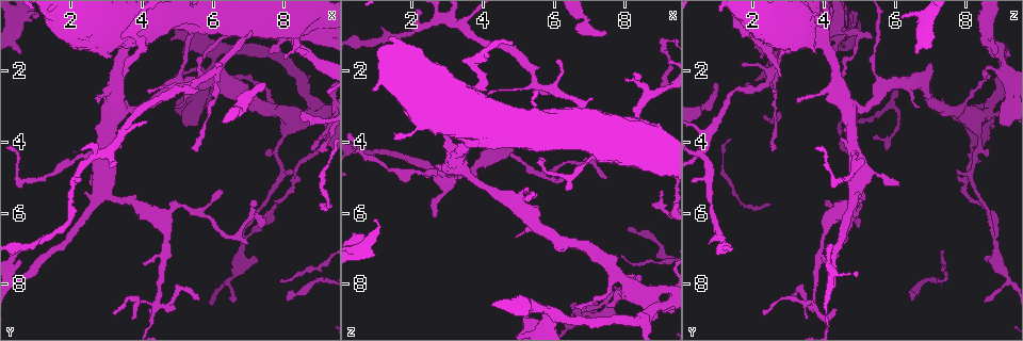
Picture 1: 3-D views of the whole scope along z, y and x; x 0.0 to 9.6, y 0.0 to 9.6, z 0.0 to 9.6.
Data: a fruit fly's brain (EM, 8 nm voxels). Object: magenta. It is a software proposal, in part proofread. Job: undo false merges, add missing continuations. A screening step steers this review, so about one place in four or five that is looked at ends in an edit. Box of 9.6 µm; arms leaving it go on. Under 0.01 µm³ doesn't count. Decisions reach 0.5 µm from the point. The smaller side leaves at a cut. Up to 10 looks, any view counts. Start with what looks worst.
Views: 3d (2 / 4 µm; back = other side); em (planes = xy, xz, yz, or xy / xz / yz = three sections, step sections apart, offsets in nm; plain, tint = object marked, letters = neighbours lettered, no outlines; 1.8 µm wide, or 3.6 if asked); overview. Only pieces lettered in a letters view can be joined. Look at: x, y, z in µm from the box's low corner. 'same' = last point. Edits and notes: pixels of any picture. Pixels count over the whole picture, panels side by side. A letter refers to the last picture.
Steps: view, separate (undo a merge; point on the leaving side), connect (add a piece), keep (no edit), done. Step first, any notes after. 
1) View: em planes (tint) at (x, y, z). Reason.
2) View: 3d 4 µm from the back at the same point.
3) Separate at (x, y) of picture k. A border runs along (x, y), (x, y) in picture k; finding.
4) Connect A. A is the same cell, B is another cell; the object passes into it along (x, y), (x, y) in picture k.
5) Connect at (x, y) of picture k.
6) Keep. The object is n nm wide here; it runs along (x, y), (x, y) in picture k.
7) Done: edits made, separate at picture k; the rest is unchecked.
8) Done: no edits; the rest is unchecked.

View: 3d 2 µm at (8.85, 3.05, 8.70). Looks like a crossing.

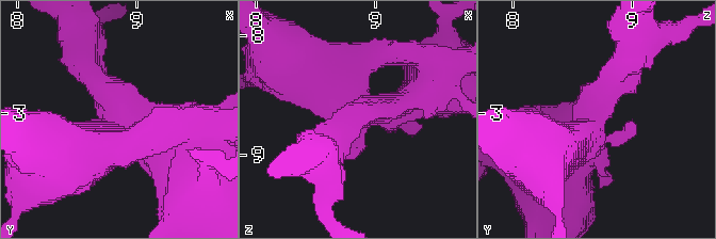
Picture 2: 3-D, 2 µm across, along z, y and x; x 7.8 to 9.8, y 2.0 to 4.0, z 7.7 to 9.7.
View: em planes (tint) at (8.84, 3.08, 8.66). 4 arms meet here; now the EM.

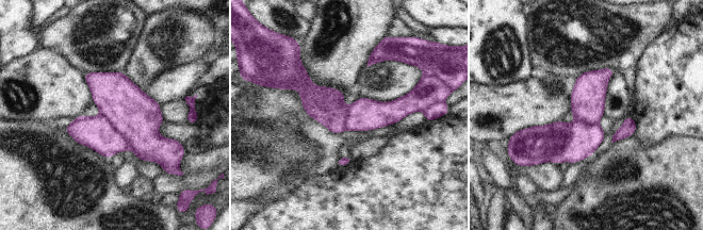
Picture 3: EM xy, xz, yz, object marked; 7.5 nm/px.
View: em planes (letters) at the same point.

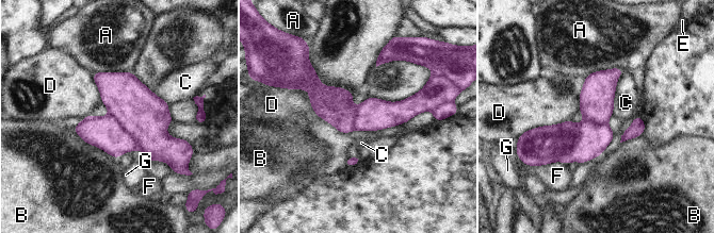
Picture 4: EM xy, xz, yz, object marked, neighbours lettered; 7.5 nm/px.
Separate at (143, 114) of picture 4. The object is 240 nm wide here; A, B, C, D, E, F and G are other cells; a border runs along (110, 114), (146, 152), (158, 160) in picture 4; a second neuron is stuck on.

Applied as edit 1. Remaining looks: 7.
View: overview. See it whole again.

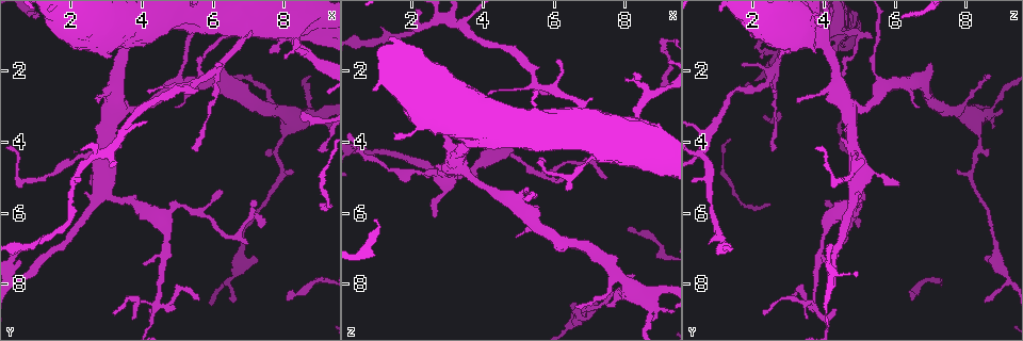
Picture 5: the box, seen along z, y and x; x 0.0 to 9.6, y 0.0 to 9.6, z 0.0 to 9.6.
View: em 3.6 µm planes (letters) at (6.05, 1.95, 2.65). Branch point.

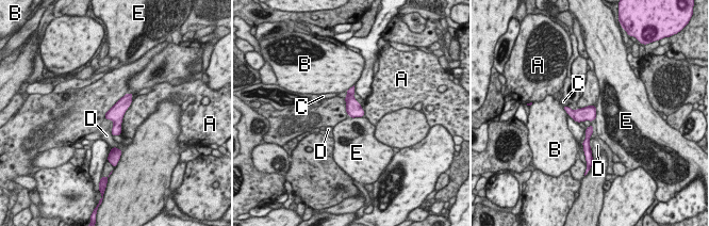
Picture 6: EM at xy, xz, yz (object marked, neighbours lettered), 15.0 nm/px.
Keep. The longest contact is with A, 550 nm; A, B, C, D and E are other cells; it runs along (129, 96), (117, 111), (118, 132) in picture 6; one neuron here.

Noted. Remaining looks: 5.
Done: edits made, separate at picture 4; the rest is unchecked.

